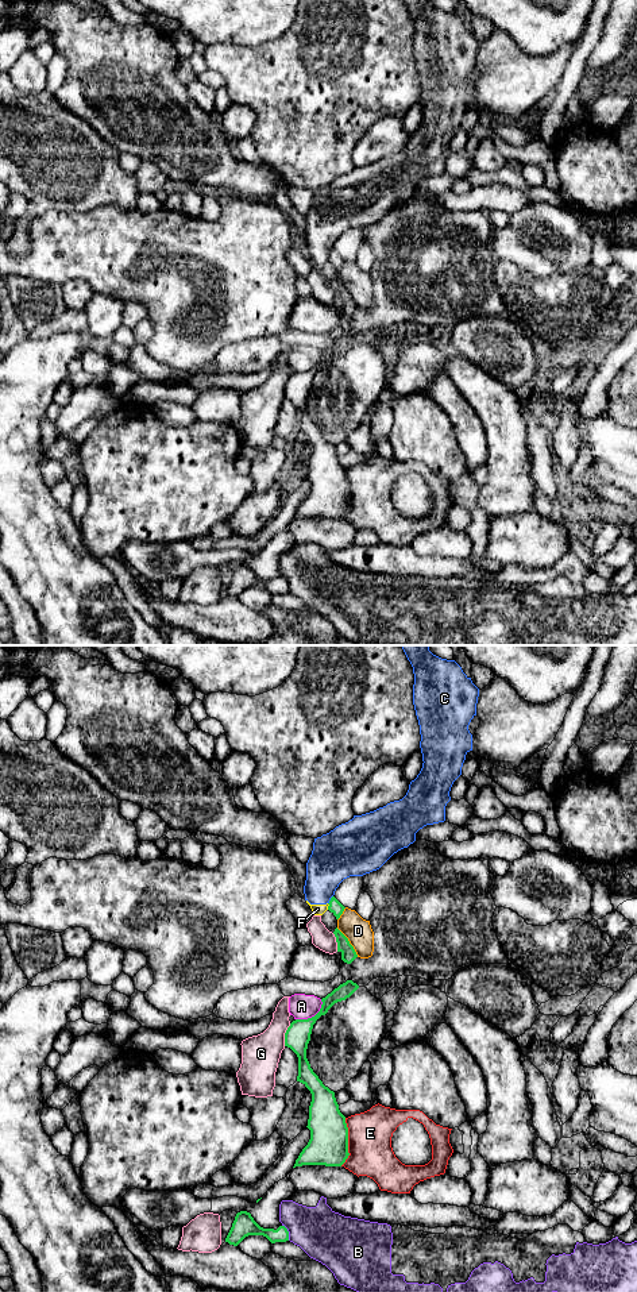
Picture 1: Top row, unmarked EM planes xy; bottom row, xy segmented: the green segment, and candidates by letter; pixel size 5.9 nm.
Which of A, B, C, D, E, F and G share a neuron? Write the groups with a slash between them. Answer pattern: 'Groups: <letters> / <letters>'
Groups: A / B / C F G / D / E

